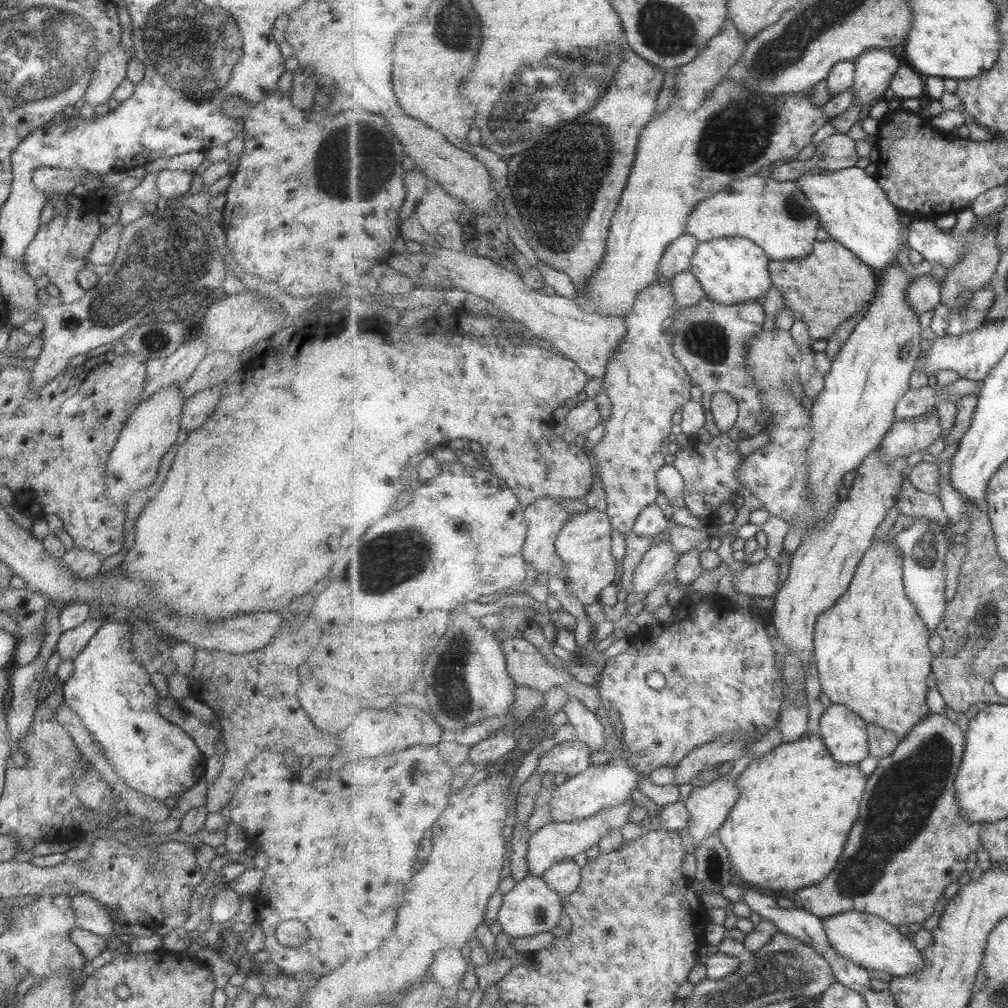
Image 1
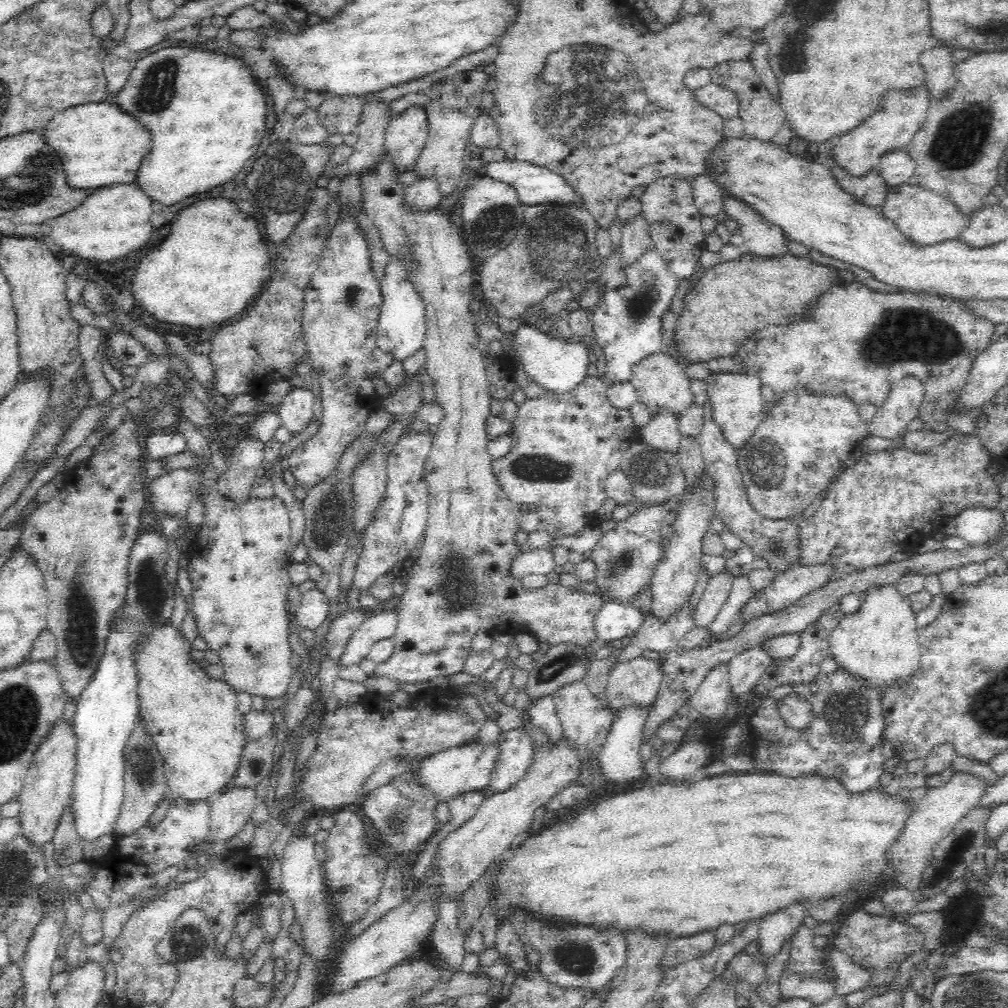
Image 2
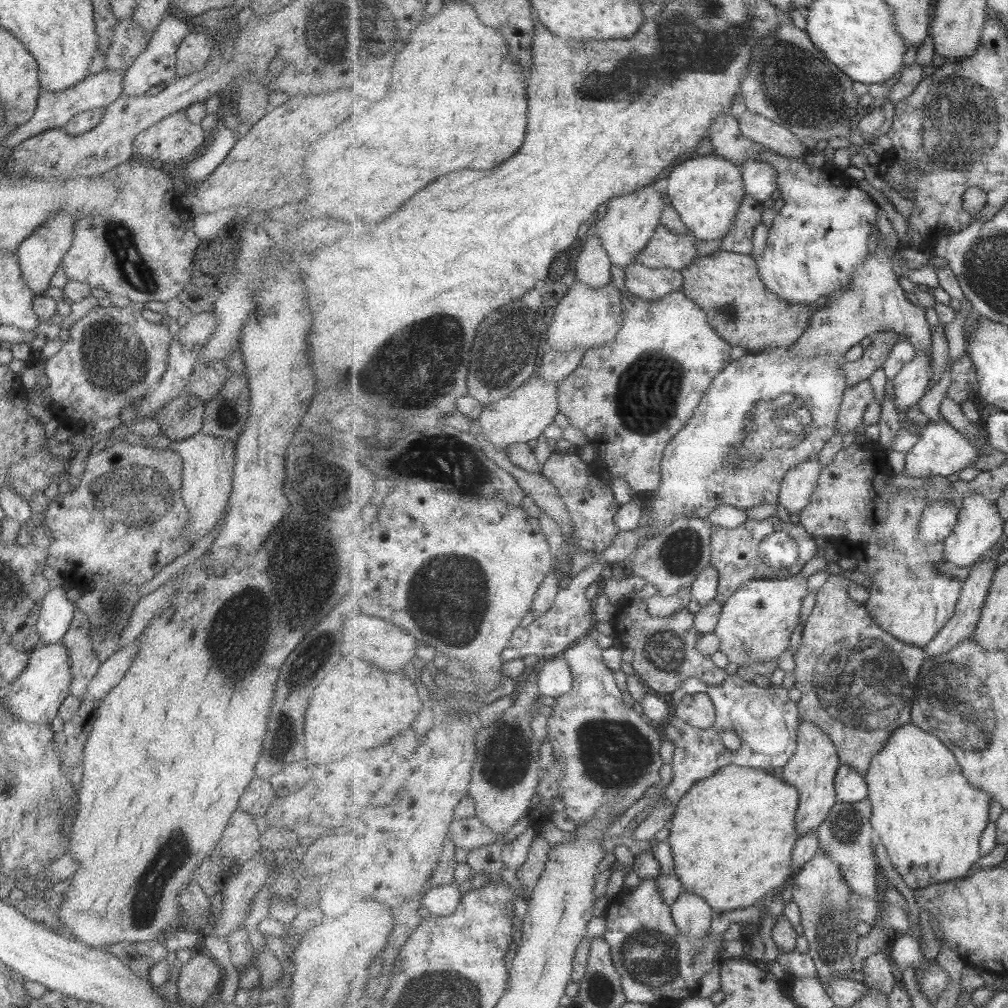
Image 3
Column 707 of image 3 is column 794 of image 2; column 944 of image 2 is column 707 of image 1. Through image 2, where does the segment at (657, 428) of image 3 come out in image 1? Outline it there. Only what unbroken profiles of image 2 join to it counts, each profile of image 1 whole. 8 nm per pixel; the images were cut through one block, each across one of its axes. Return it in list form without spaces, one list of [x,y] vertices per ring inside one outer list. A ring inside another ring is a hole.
[[[705,298],[695,306],[678,306],[676,309],[674,351],[676,357],[688,368],[693,385],[703,391],[701,401],[706,408],[705,428],[713,437],[723,433],[712,411],[714,394],[723,391],[731,393],[740,406],[738,421],[729,432],[733,440],[757,436],[767,428],[770,412],[762,406],[760,388],[746,365],[747,349],[750,342],[763,331],[765,318],[763,305],[757,301],[727,306]]]

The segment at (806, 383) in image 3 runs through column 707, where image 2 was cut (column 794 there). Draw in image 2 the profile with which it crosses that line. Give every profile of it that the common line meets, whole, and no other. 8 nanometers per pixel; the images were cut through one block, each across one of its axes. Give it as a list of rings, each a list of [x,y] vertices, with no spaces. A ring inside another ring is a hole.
[[[806,389],[788,392],[782,402],[765,415],[747,444],[737,453],[748,501],[756,513],[770,520],[792,520],[801,516],[814,498],[826,490],[834,474],[845,466],[844,460],[859,447],[862,440],[870,436],[867,425],[846,397],[814,395]]]

